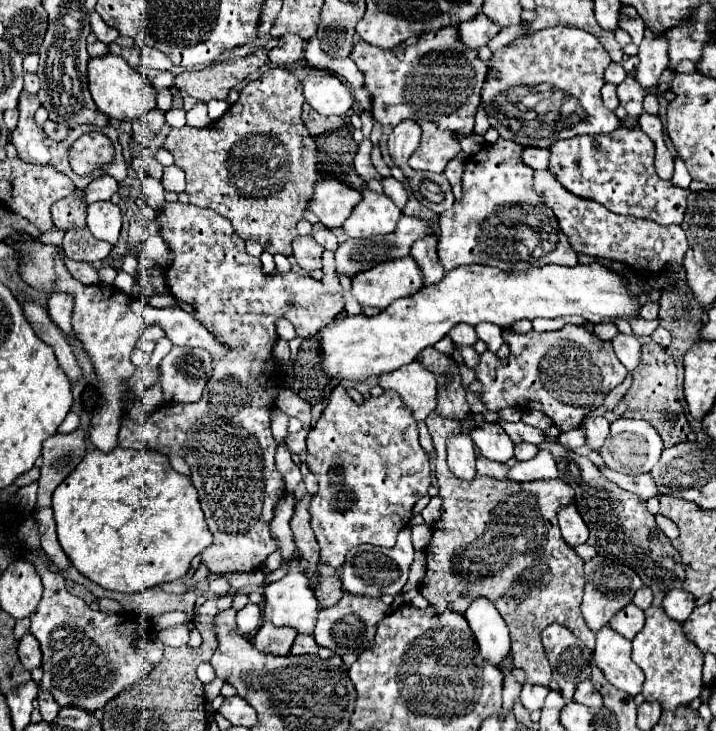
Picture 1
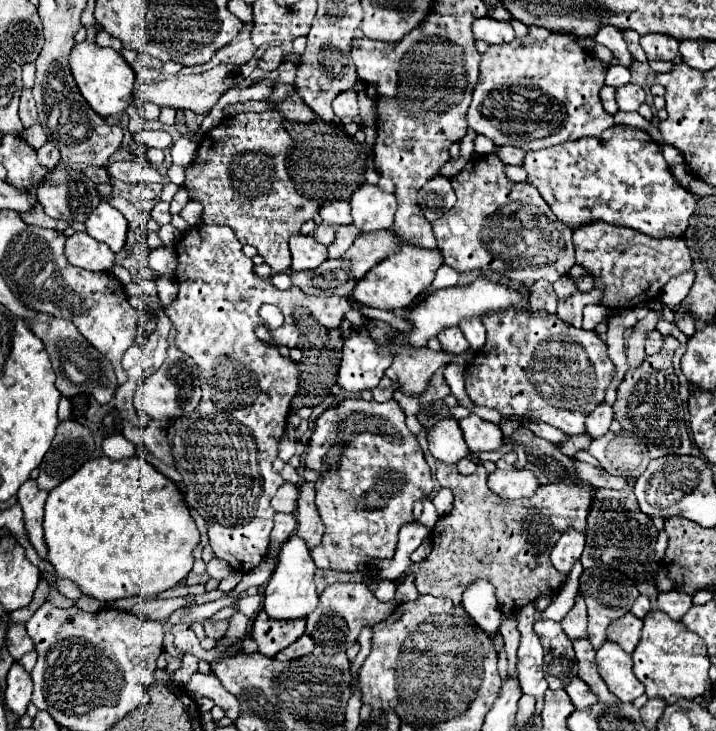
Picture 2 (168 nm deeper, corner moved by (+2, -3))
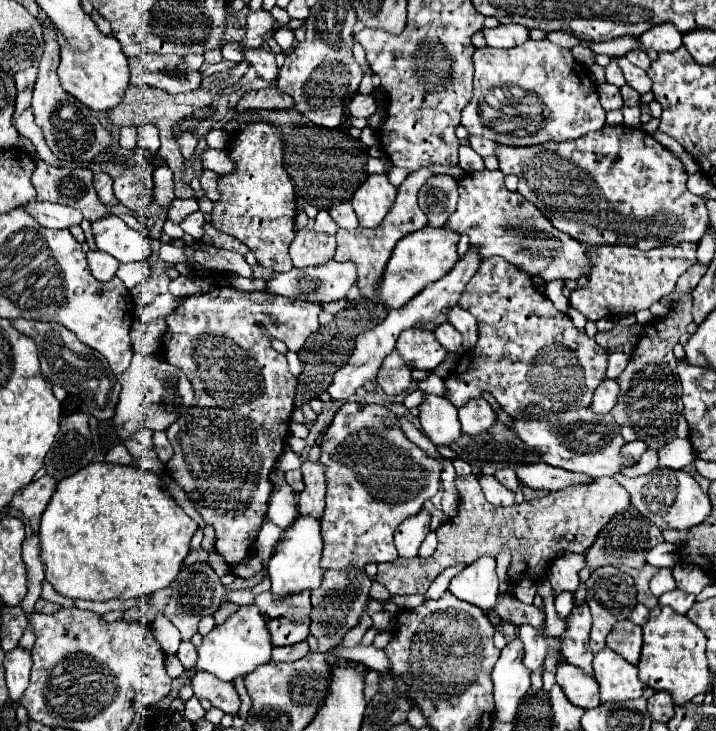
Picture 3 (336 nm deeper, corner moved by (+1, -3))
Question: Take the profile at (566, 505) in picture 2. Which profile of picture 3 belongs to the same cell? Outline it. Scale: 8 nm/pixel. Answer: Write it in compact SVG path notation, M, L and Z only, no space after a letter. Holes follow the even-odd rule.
M475 474L457 478L459 490L459 512L455 518L445 522L439 530L439 546L431 558L411 558L403 560L397 558L387 564L379 564L379 584L383 584L391 596L399 594L425 594L431 582L447 568L461 562L475 562L479 556L497 556L503 546L511 548L513 562L507 570L509 578L517 582L523 576L531 576L531 572L545 572L545 566L537 568L535 560L555 558L559 550L575 550L585 552L593 542L595 536L619 514L627 512L631 506L629 492L615 480L615 478L599 478L591 484L577 484L567 486L557 492L549 492L541 500L523 502L519 506L505 506L497 508L489 504L481 492Z

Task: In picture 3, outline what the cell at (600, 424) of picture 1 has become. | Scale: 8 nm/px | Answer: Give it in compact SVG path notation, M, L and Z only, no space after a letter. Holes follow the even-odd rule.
M603 380L603 384L599 384L599 388L593 394L593 412L605 414L611 412L611 408L617 404L617 396L619 396L619 384L615 380Z

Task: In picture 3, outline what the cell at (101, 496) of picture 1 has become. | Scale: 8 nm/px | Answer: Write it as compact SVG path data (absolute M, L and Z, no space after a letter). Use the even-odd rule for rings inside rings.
M95 462L85 466L83 470L75 472L75 476L69 476L67 480L61 480L57 484L57 490L47 506L47 510L41 516L41 530L39 530L39 538L41 538L41 558L45 562L45 580L65 598L73 598L73 600L93 600L93 602L107 602L107 600L115 600L115 598L143 598L149 596L161 588L167 588L175 576L181 570L181 564L185 560L185 556L189 554L189 542L193 538L197 530L197 524L177 506L177 502L171 498L169 490L163 486L163 482L151 474L151 472L143 472L137 470L135 466L121 466L121 464L109 464L109 462Z

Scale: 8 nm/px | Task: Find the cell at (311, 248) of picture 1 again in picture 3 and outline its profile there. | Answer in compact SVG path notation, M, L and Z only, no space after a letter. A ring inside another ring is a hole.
M303 228L295 234L289 254L291 254L295 268L325 264L335 254L335 236L319 234L311 228Z

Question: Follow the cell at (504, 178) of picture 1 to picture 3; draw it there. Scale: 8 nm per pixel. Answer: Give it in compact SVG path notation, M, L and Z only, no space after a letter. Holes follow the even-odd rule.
M481 170L467 174L459 182L459 204L457 210L451 214L451 220L445 224L457 234L467 234L471 238L471 244L479 246L483 258L501 256L513 266L525 270L531 276L541 276L543 280L577 280L581 276L589 276L591 272L591 260L587 258L587 248L575 240L571 240L567 234L549 238L547 232L539 232L537 228L531 228L531 234L519 234L513 230L513 226L551 226L547 218L531 204L527 202L519 192L511 192L505 188L503 172L501 170ZM547 248L547 256L539 254Z

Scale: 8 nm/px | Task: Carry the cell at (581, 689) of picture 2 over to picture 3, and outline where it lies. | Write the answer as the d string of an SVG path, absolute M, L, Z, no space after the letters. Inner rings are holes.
M561 662L557 666L557 684L563 688L567 700L571 700L571 704L583 710L589 710L601 704L599 702L599 684L595 684L593 676L589 676L581 668Z

